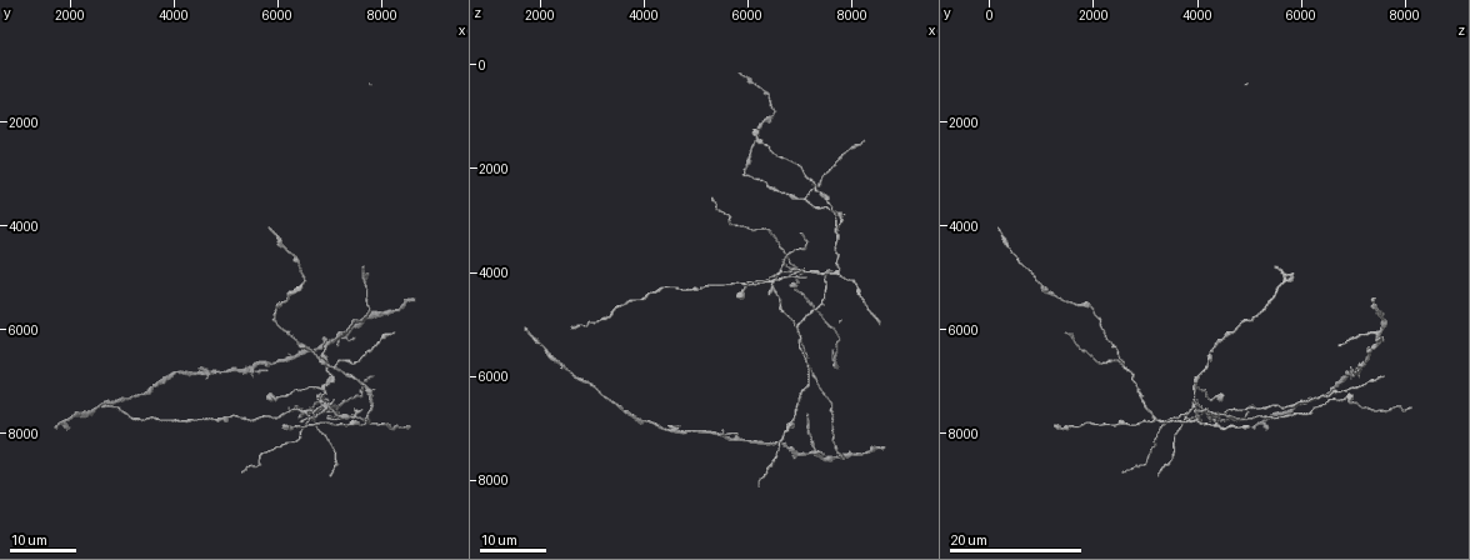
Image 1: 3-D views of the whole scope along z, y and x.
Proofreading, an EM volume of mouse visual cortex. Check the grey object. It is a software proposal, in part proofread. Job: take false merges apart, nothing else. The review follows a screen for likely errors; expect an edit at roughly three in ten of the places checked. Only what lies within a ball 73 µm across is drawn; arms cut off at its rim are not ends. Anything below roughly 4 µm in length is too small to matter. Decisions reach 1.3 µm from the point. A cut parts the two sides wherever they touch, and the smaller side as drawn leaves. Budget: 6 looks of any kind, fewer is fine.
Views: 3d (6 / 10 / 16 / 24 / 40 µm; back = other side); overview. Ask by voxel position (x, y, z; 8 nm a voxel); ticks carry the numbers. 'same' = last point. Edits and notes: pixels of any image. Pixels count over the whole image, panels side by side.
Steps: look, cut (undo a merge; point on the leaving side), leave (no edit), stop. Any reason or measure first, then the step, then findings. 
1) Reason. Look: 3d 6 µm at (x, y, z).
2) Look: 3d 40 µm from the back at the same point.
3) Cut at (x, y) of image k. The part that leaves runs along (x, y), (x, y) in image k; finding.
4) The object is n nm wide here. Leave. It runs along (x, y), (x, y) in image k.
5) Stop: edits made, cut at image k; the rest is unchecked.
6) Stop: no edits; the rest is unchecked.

Four or more arms meet. Look: 3d 16 µm at (6950, 7500, 4000).

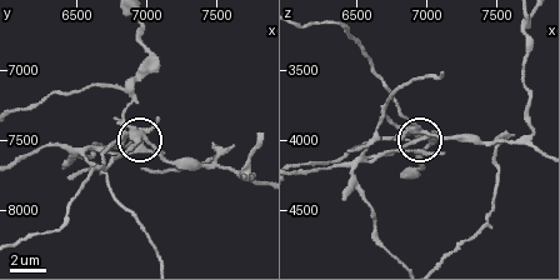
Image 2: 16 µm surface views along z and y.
Look: 3d 10 µm at (6940, 7460, 3940).

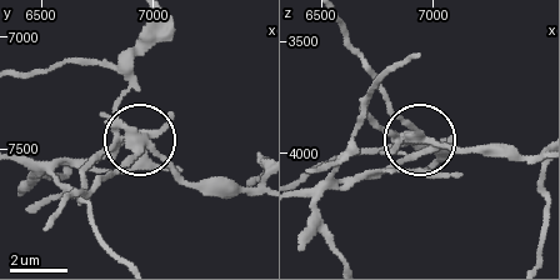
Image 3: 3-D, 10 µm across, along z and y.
The object is 300 nm wide here. Cut at (96, 159) of image 3. A second neuron is stuck on.

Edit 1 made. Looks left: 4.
Look: 3d 24 µm at (7100, 6750, 2550).

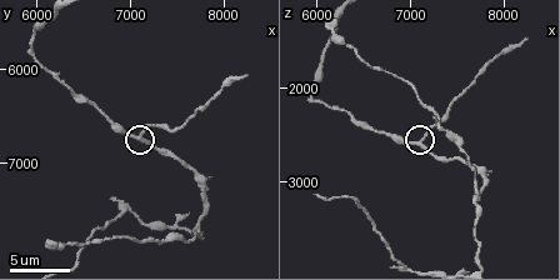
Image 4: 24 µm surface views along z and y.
Look: 3d 6 µm at (7100, 6700, 2550).

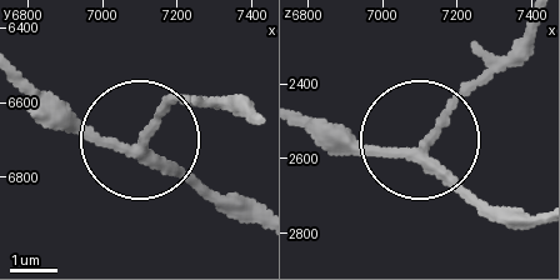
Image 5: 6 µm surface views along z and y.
Other side. Look: 3d 6 µm from the back at (7110, 6690, 2560).

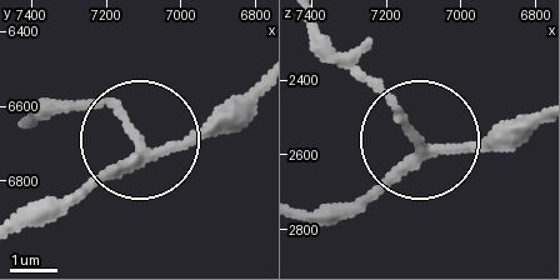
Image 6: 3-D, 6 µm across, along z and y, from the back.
The object is 200 nm wide here. Leave. It runs along (306, 219), (355, 208), (414, 135), (346, 56) in image 6; one neuron here.

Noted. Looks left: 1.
Stop: edits made, cut at image 3; the rest is unchecked.

